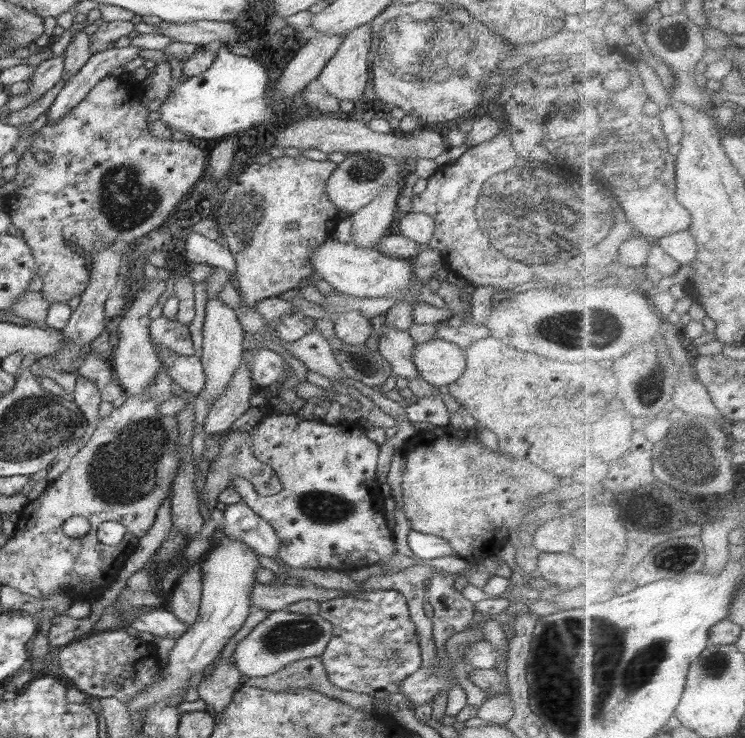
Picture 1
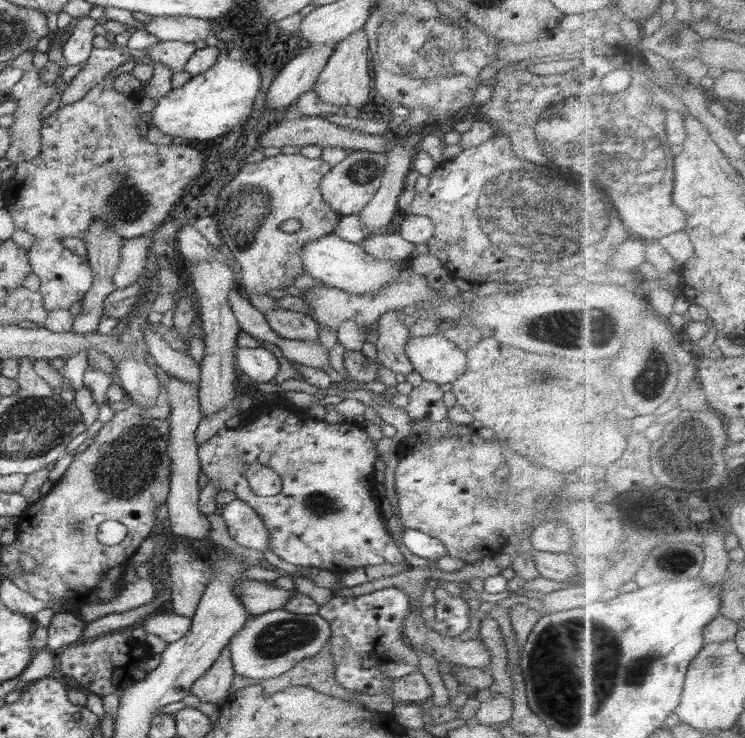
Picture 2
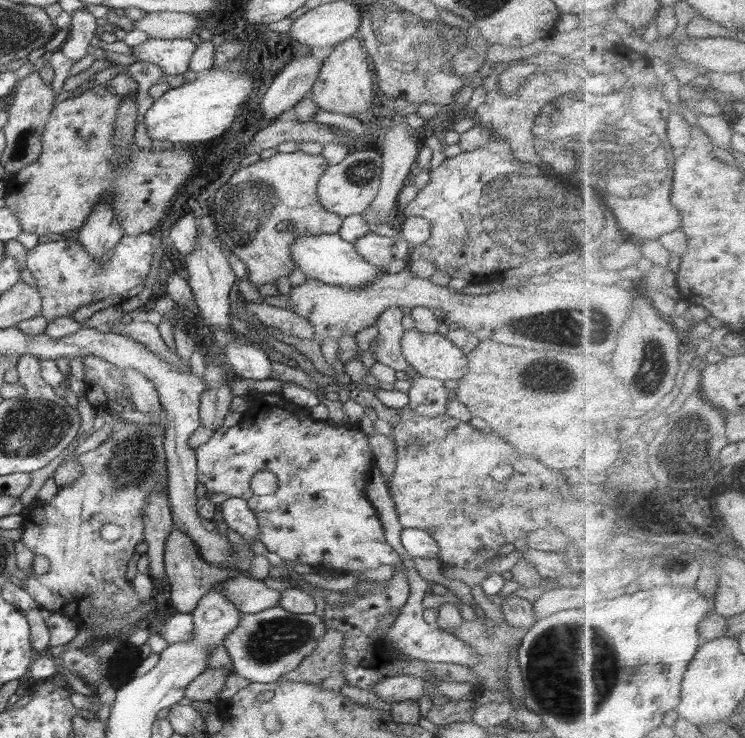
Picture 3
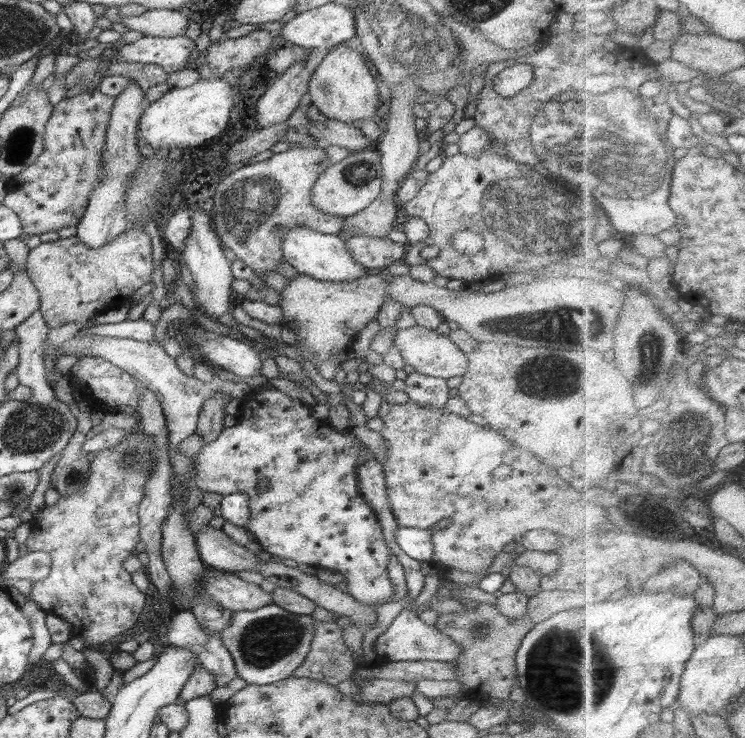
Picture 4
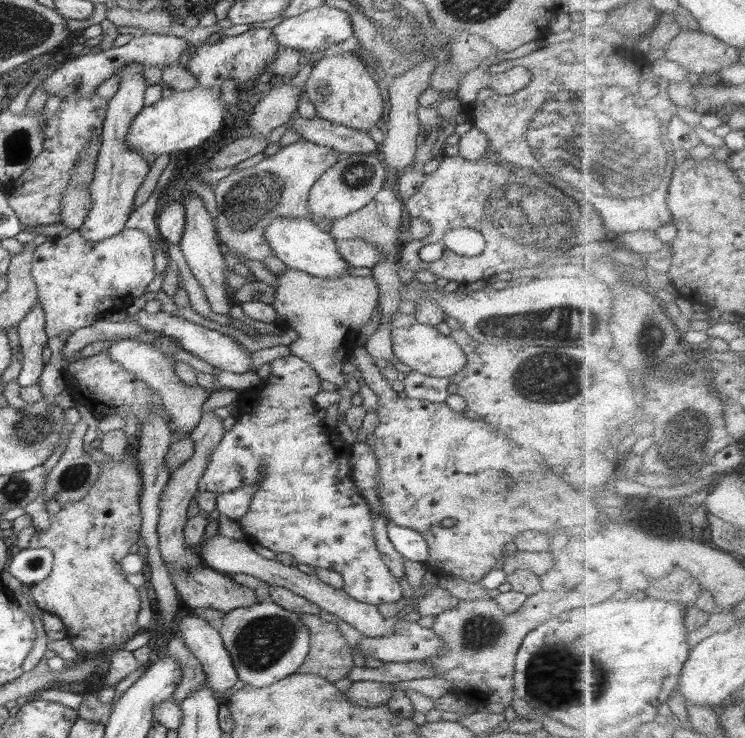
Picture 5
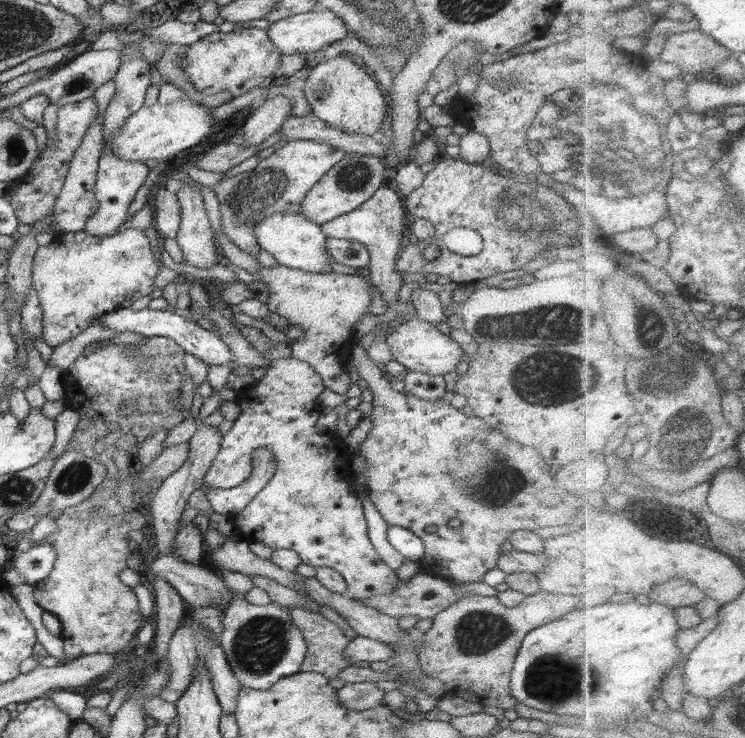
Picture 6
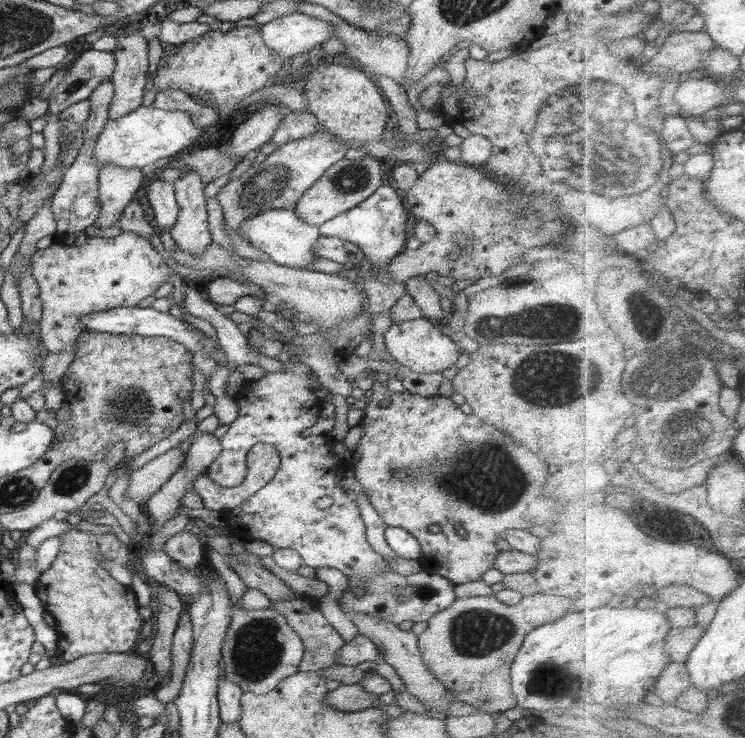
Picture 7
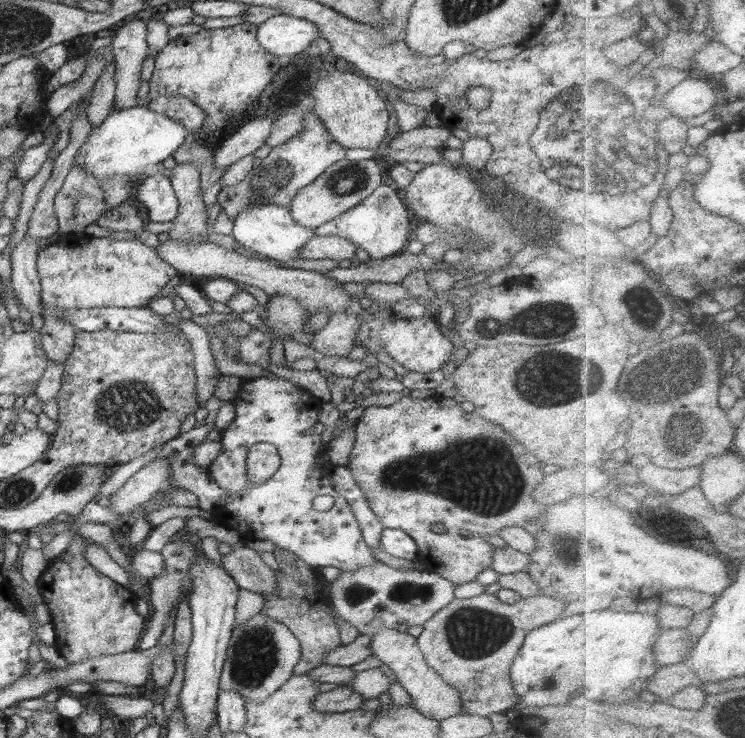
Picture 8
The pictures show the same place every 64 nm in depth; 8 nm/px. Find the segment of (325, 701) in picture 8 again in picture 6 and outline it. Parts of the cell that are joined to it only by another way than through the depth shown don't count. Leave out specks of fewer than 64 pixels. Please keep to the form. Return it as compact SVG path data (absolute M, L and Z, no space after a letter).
M375 682L346 683L336 691L337 701L346 710L368 710L383 704L384 691Z

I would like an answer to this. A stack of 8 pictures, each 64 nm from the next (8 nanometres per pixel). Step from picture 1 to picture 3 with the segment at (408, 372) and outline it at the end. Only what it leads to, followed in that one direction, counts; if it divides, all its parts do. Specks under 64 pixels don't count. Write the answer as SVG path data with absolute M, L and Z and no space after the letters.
M399 306L388 307L378 316L375 324L379 330L378 336L381 338L376 350L376 360L396 371L406 371L409 366L400 346L401 336L407 330L402 325L403 315Z

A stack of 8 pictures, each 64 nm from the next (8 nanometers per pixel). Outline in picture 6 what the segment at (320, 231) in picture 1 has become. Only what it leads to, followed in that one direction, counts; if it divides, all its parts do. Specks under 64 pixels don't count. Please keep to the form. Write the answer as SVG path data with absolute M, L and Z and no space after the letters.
M298 139L288 141L285 146L281 147L271 156L262 159L255 167L253 173L242 172L236 176L227 178L224 182L216 183L212 189L220 202L221 224L226 236L243 251L254 255L259 259L265 258L266 254L259 257L259 251L262 248L256 242L253 228L267 216L275 212L295 212L300 213L302 202L306 198L308 191L337 163L345 157L343 150L337 149L328 143L318 142L315 140Z

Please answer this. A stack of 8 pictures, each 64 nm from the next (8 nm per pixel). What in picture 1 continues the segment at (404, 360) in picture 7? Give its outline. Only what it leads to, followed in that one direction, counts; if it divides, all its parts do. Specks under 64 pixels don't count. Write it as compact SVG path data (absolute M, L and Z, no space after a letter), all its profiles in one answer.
M436 336L415 343L412 362L419 376L432 386L446 386L456 382L466 370L467 358L457 344Z

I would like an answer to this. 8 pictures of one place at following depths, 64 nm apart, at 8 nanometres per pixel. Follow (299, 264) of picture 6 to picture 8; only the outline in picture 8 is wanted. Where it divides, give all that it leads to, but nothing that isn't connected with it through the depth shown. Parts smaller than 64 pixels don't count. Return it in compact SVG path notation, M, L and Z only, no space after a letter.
M252 204L237 214L233 220L233 231L237 242L263 256L286 262L299 259L299 250L314 236L313 228L308 228L292 220L288 207L276 204Z

